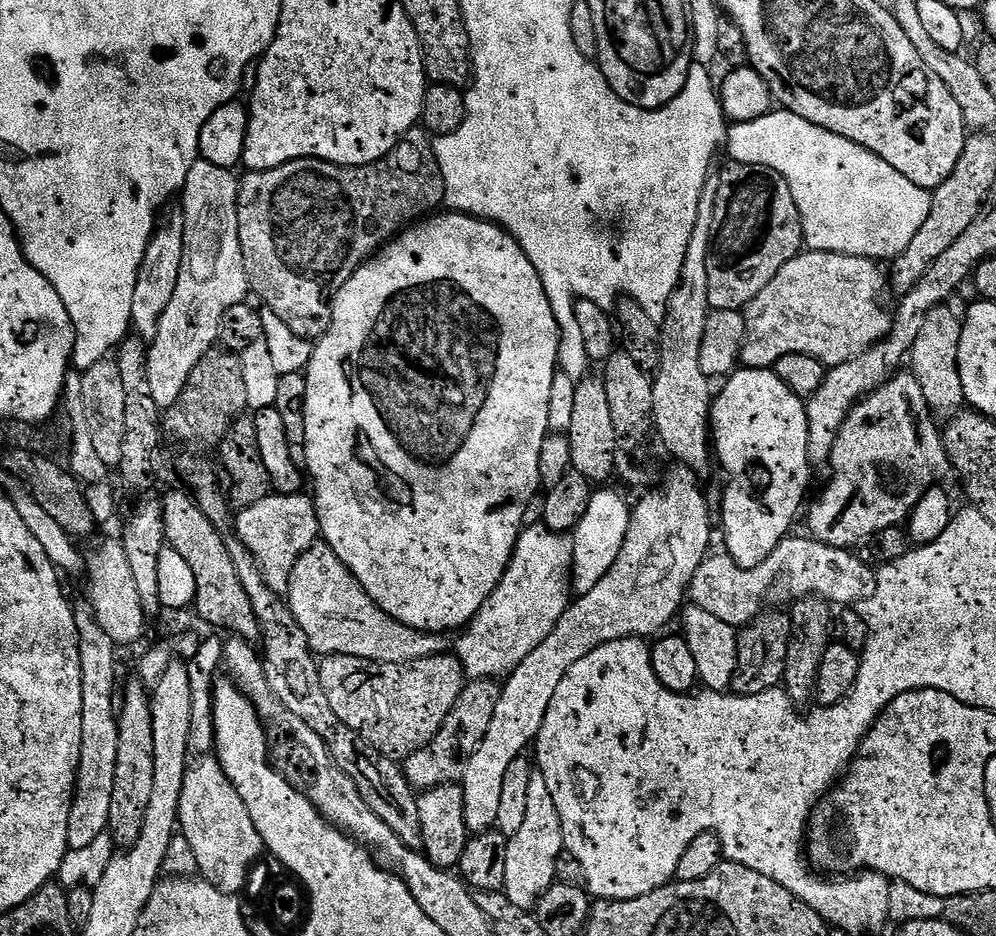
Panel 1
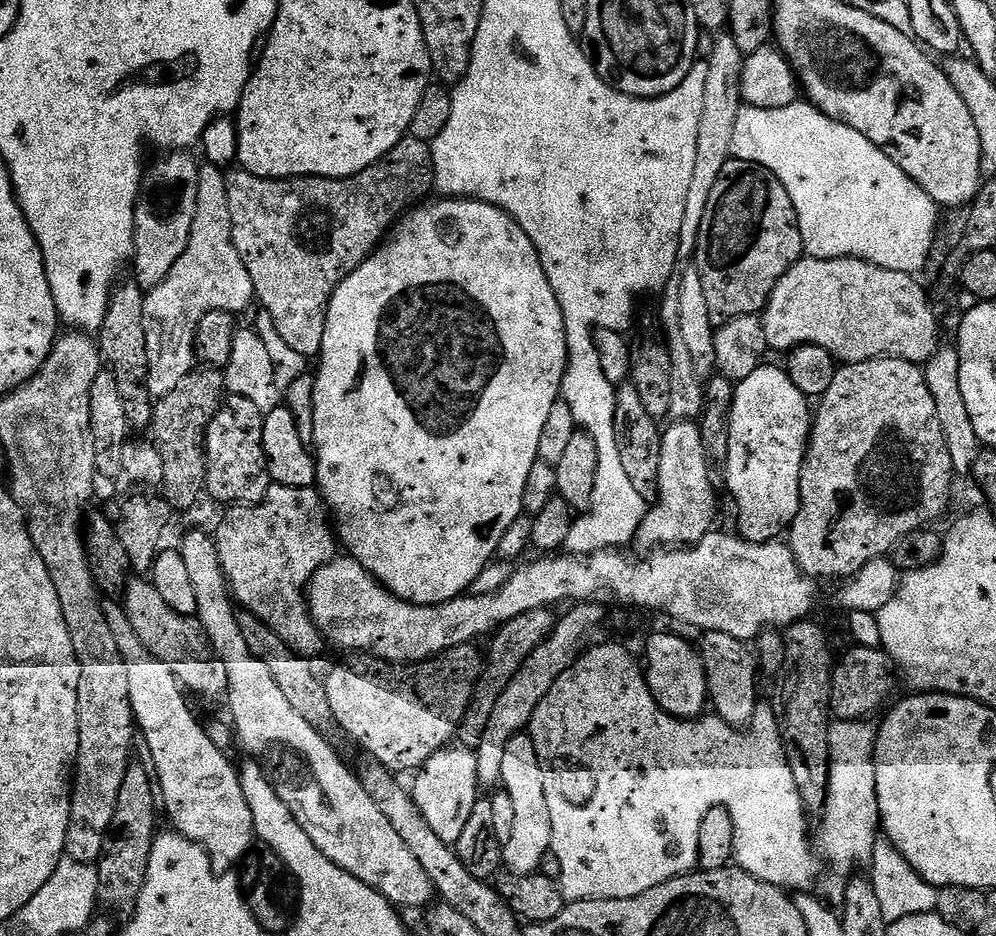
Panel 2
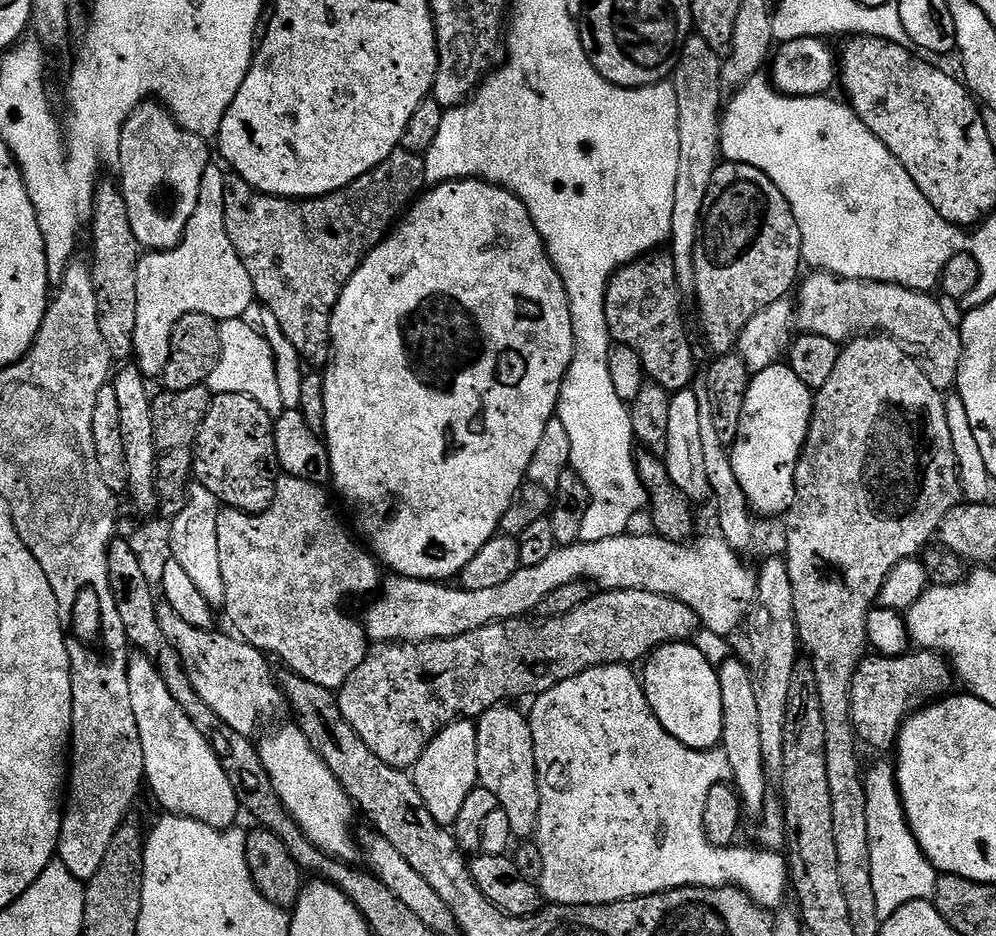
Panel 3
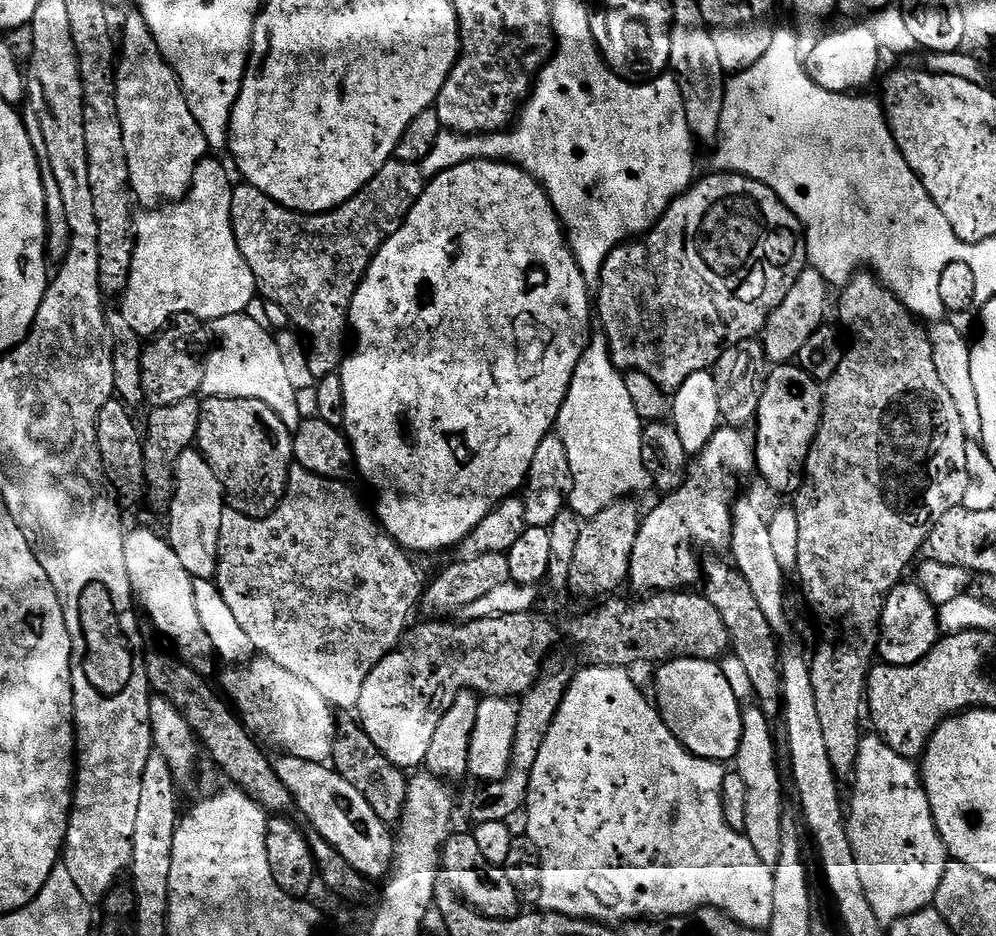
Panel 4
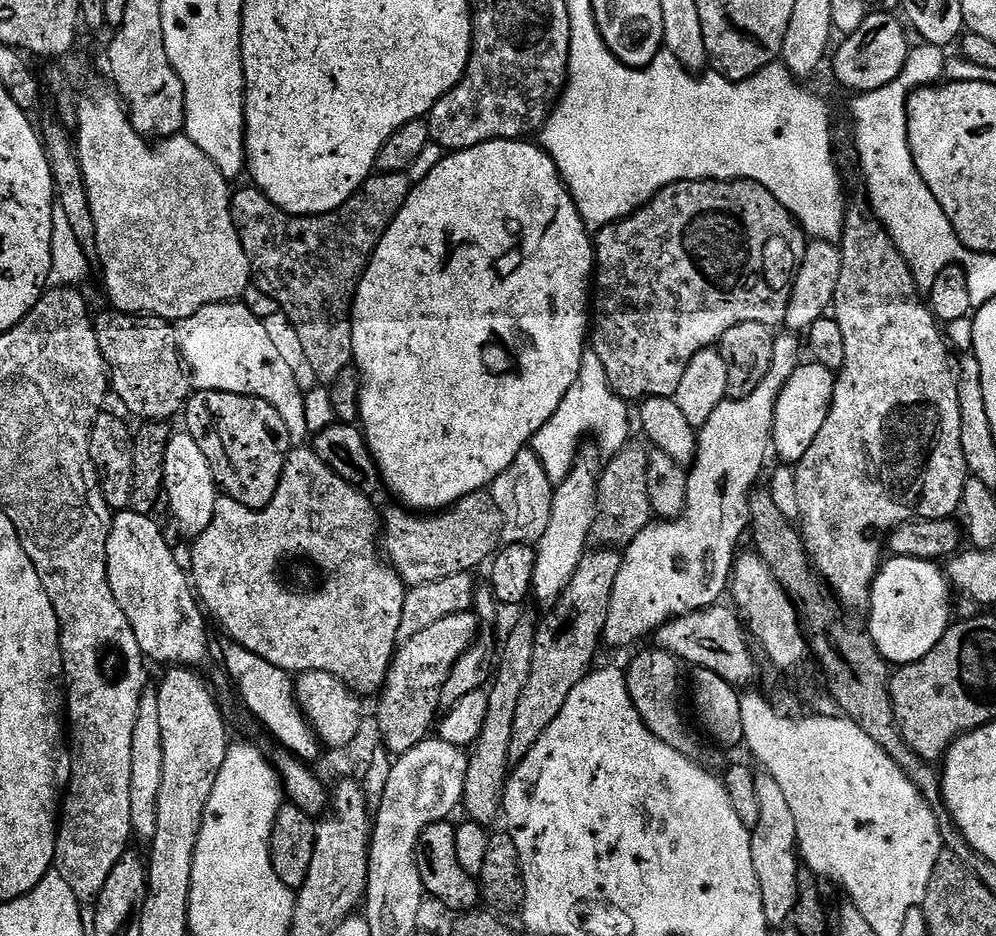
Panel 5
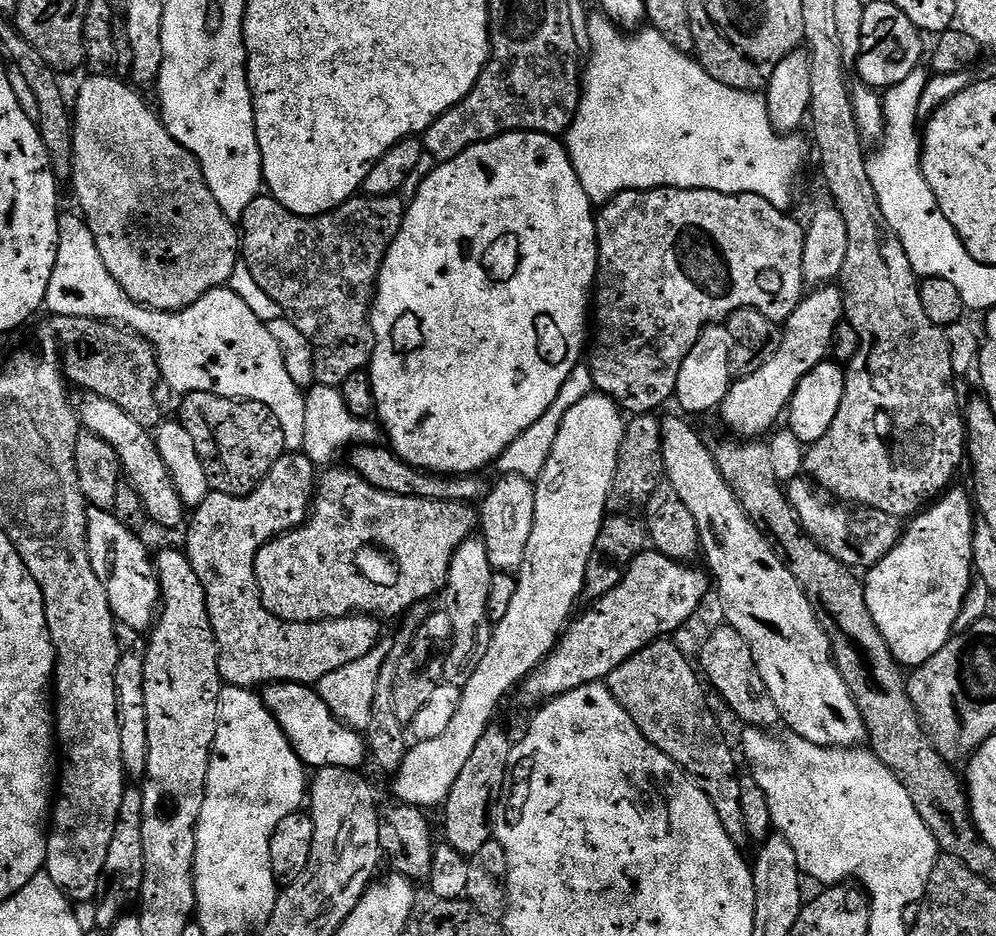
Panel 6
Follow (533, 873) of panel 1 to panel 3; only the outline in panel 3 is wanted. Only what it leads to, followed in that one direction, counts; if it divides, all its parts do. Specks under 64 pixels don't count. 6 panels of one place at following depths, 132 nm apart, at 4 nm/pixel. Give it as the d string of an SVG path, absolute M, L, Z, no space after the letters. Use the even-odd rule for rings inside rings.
M497 706L486 710L475 721L478 784L479 787L490 790L490 794L494 794L497 805L502 810L506 810L506 818L510 818L513 837L531 837L536 830L540 809L532 725L525 713L523 716L518 709L508 707Z

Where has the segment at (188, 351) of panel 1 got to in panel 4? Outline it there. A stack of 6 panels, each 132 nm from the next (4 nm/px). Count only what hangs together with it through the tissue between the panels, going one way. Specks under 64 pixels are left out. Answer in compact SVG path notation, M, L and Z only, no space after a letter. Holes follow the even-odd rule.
M213 158L197 164L188 193L175 204L144 210L135 217L136 245L130 266L128 285L119 297L120 316L129 333L152 338L173 323L172 316L197 316L215 322L227 316L239 316L249 311L252 299L257 299L256 279L238 250L232 229L232 189L234 180Z

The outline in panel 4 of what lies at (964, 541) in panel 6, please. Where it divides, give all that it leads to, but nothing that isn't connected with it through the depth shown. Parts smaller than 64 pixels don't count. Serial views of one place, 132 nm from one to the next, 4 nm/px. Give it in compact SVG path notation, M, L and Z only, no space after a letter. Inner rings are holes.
M901 582L888 591L884 609L880 615L878 629L878 656L885 664L910 666L922 658L936 644L942 629L938 623L938 608L926 598L920 585L915 582Z

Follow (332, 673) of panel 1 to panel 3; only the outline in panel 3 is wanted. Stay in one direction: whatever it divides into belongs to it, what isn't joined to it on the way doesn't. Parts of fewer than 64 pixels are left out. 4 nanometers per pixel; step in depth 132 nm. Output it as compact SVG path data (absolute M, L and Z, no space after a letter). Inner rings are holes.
M600 590L593 595L591 600L587 600L582 606L578 606L570 614L565 616L554 616L536 624L524 624L528 622L516 622L511 625L512 636L507 632L503 623L487 624L478 630L470 630L461 636L455 636L449 640L427 640L421 644L386 644L377 647L375 650L369 651L368 657L362 662L362 666L358 666L358 670L354 670L354 674L350 674L350 678L346 678L346 682L338 690L338 699L340 701L340 709L346 718L346 722L350 722L350 726L358 734L358 738L362 738L362 742L366 742L366 746L374 754L378 754L378 758L382 758L382 762L386 762L390 766L401 770L411 770L415 768L418 761L422 758L422 754L426 750L426 746L436 735L441 732L447 724L451 724L454 720L461 718L478 718L486 710L503 705L507 696L524 696L529 692L532 698L540 695L540 693L550 690L554 686L558 686L558 682L566 682L566 678L574 678L578 674L582 674L591 668L597 668L603 664L627 664L635 665L637 662L643 661L652 655L657 648L665 647L669 642L673 645L680 646L685 642L691 641L698 629L698 621L694 610L690 610L690 606L686 606L682 602L672 600L668 596L662 594L650 594L646 590Z

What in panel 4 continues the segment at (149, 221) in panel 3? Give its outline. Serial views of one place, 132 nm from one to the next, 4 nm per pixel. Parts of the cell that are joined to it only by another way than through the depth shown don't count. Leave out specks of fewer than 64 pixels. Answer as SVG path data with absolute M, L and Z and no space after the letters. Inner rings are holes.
M133 14L124 24L124 37L119 37L118 40L115 74L118 118L122 118L122 142L126 146L128 182L132 185L135 203L144 210L175 204L188 193L194 170L209 155L210 149L206 134L202 134L202 126L198 126L194 114L190 114L190 106L175 70L160 53L154 34L146 26L144 17L139 14Z

